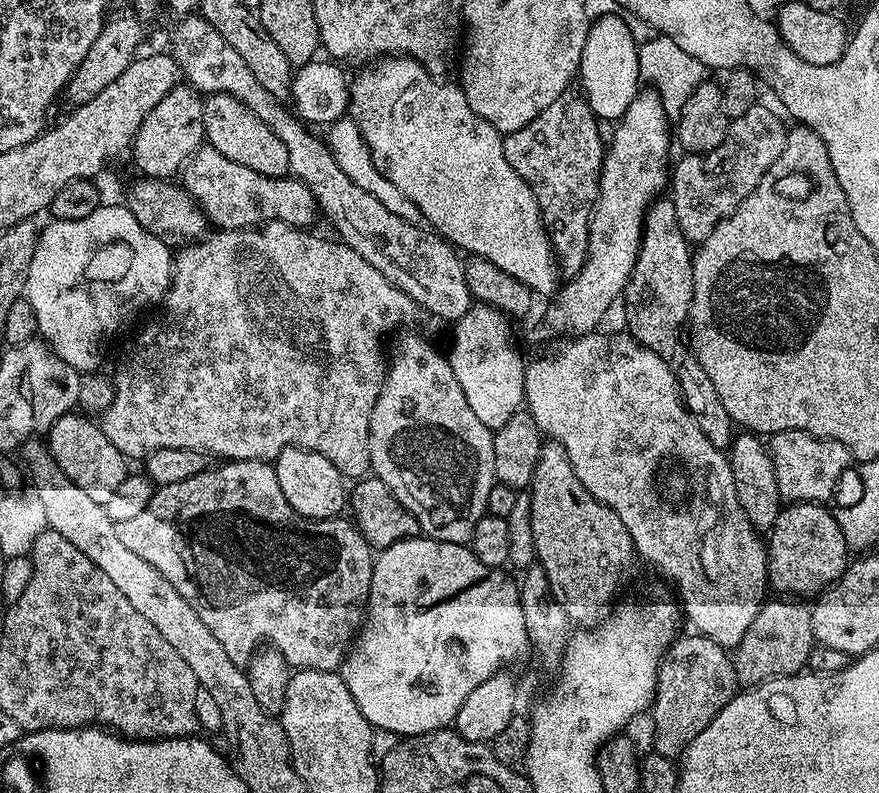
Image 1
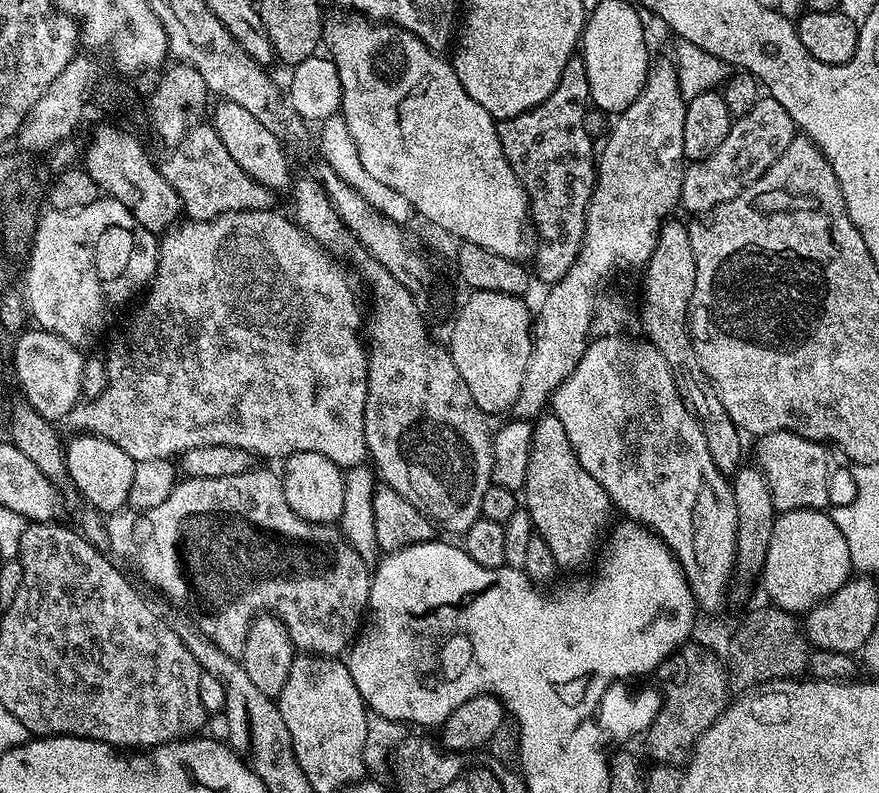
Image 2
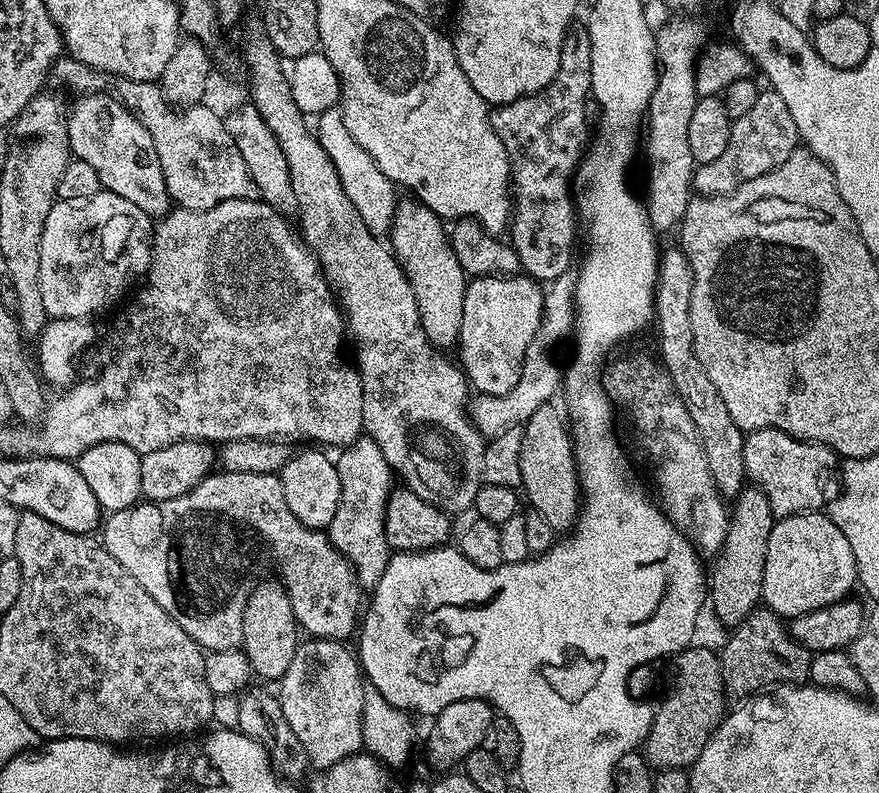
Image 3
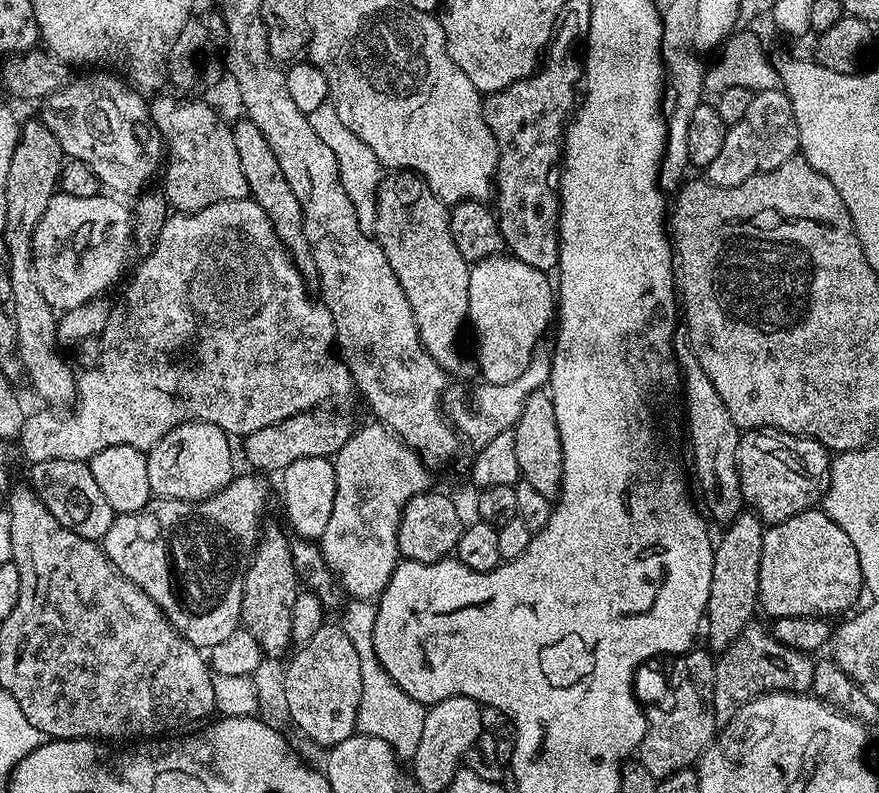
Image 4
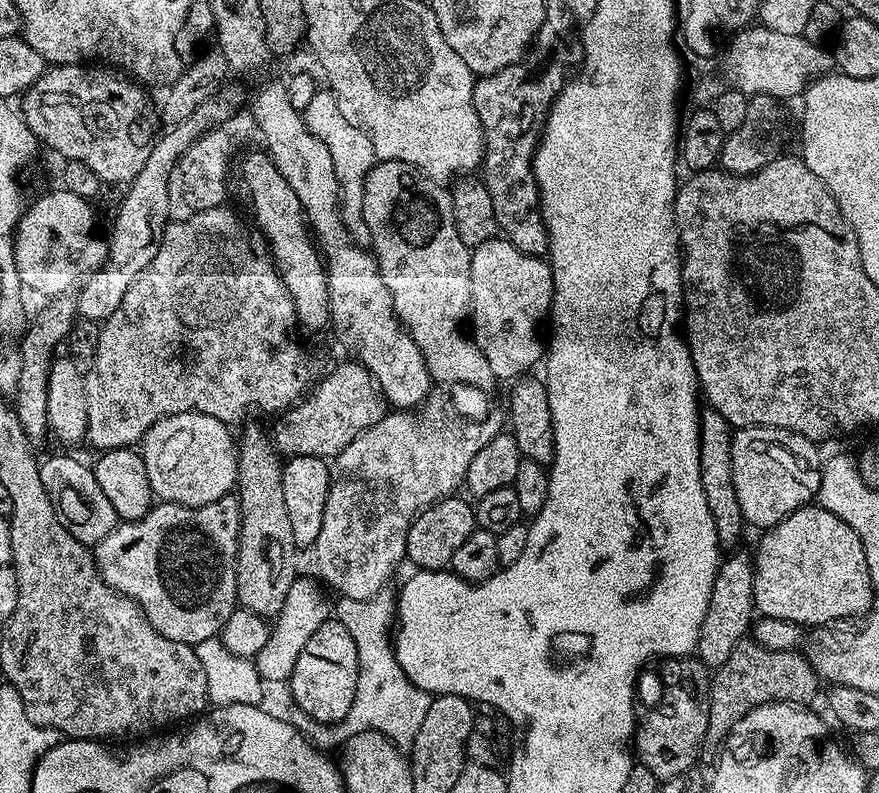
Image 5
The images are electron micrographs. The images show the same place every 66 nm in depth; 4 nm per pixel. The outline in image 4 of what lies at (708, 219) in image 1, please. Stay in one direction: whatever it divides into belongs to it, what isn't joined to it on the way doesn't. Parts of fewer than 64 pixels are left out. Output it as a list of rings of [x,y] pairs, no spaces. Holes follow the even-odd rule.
[[[780,88],[762,90],[753,95],[750,106],[746,106],[744,117],[738,122],[728,125],[726,142],[722,142],[722,150],[706,169],[706,179],[708,183],[714,186],[726,186],[727,188],[738,186],[742,182],[746,182],[746,178],[754,178],[754,174],[769,172],[778,166],[782,166],[782,162],[791,160],[799,152],[800,135],[798,134],[798,126],[796,125],[790,98]]]

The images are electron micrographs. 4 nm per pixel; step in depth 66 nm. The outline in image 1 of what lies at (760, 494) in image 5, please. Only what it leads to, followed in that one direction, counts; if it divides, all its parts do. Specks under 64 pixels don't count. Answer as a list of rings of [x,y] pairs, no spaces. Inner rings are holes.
[[[782,430],[771,433],[766,447],[774,462],[774,478],[778,478],[778,494],[781,501],[788,504],[827,505],[828,499],[836,492],[836,483],[839,482],[844,467],[850,464],[848,448],[844,444],[839,444],[837,440],[822,440],[819,436],[811,436],[810,433],[802,430]]]

